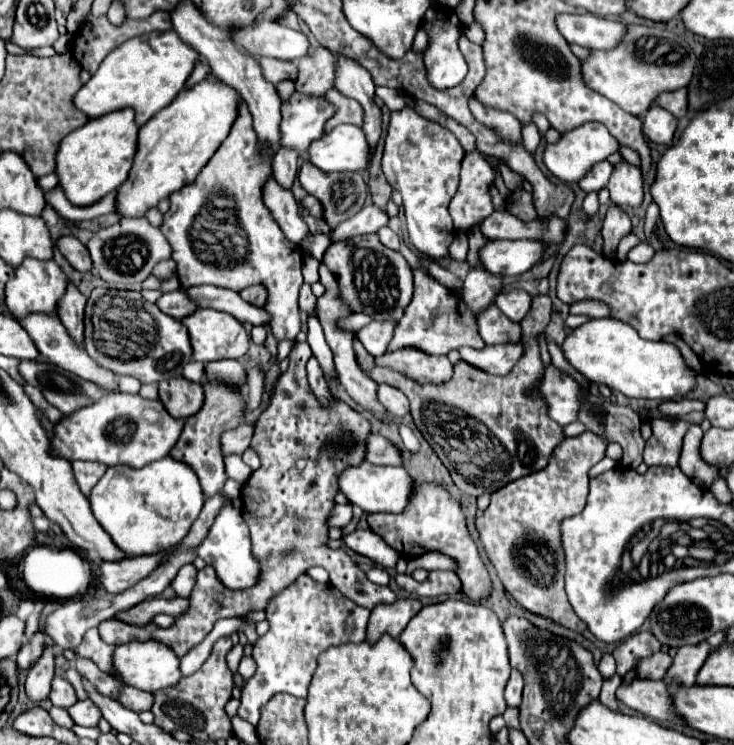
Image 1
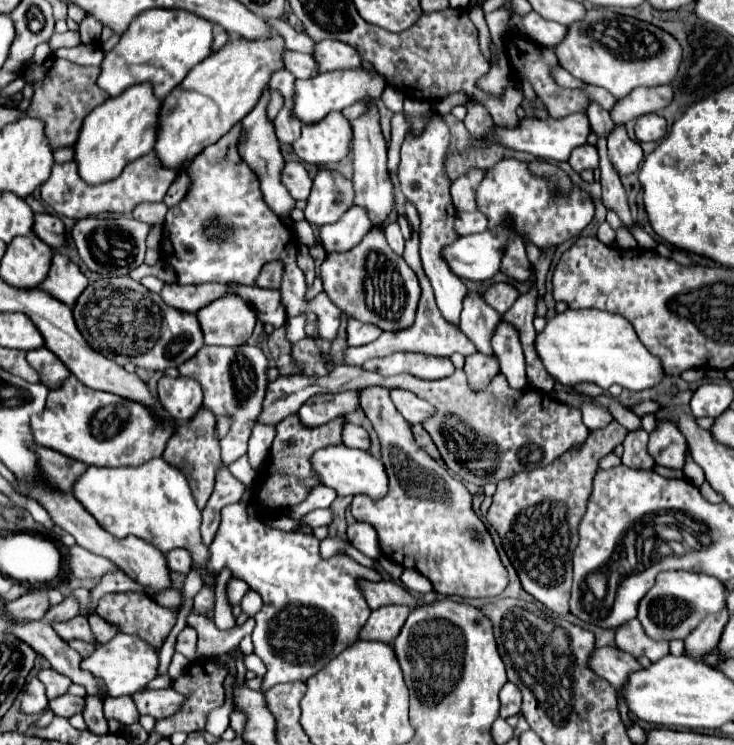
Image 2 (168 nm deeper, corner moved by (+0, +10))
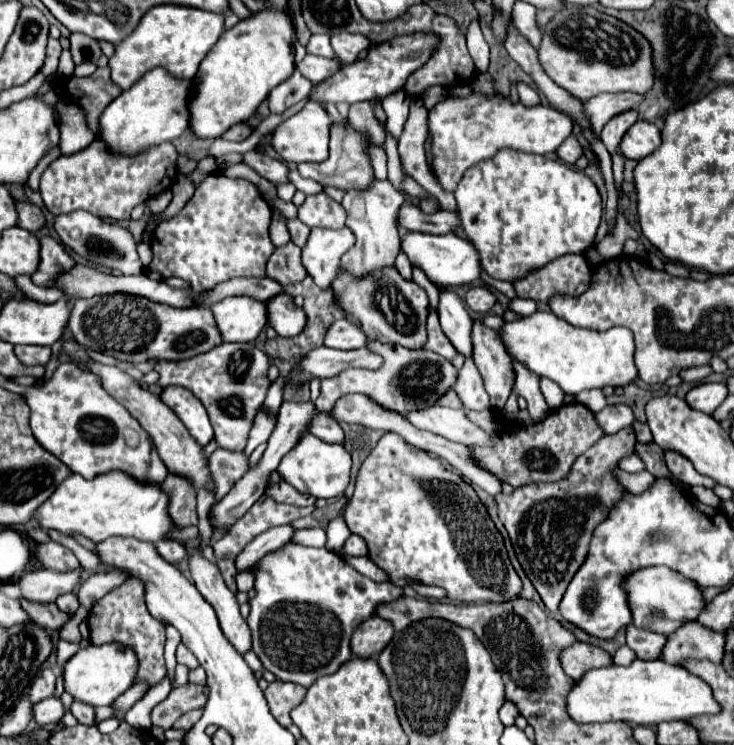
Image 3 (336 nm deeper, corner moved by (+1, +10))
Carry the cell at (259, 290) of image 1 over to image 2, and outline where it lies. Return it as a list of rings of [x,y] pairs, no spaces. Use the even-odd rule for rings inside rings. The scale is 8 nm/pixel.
[[[279,260],[265,264],[265,268],[261,270],[261,276],[257,278],[257,286],[261,286],[261,288],[279,288],[281,278],[283,278],[283,270],[285,270],[285,264],[279,262]]]

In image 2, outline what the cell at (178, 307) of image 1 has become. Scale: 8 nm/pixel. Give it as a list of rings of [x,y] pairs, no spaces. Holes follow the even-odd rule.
[[[165,284],[161,298],[165,304],[185,310],[185,312],[199,312],[203,306],[211,304],[213,300],[225,296],[229,292],[229,284],[201,284],[201,286],[181,286],[181,284]]]

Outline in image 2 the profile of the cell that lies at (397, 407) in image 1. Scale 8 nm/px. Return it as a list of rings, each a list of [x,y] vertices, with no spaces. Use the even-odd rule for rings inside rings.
[[[391,390],[391,400],[409,424],[423,424],[437,412],[429,402],[417,398],[409,390]]]

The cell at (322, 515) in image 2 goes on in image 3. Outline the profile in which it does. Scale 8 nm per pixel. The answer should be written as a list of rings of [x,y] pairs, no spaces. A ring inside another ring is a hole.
[[[282,524],[282,526],[270,528],[270,530],[266,530],[264,534],[256,536],[256,538],[244,548],[244,552],[236,558],[236,568],[238,568],[240,572],[248,570],[248,568],[250,568],[252,564],[256,564],[264,554],[268,554],[268,552],[280,548],[282,544],[290,542],[292,536],[294,536],[294,532],[296,532],[296,528],[294,528],[292,524]]]

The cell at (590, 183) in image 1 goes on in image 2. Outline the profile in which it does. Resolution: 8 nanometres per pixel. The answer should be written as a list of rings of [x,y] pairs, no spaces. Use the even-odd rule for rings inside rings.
[[[583,144],[579,148],[575,148],[567,160],[571,164],[571,168],[575,172],[581,172],[585,168],[595,170],[599,166],[599,156],[597,156],[597,148],[591,144]]]

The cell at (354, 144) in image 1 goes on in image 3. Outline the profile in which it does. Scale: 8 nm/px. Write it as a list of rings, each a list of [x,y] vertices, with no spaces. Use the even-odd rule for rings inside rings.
[[[306,102],[300,112],[296,112],[292,118],[284,120],[276,130],[272,138],[272,146],[280,154],[282,160],[300,164],[300,162],[320,162],[328,158],[328,140],[330,140],[330,128],[332,118],[318,102]]]

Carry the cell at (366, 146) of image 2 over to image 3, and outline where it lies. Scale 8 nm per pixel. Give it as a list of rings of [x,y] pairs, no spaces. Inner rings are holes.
[[[374,178],[372,184],[368,184],[368,190],[352,190],[344,194],[342,206],[348,214],[346,226],[354,232],[356,244],[350,248],[346,256],[342,256],[340,268],[348,270],[352,276],[366,276],[374,268],[390,266],[394,264],[394,258],[400,250],[400,236],[396,228],[396,212],[400,210],[404,198],[400,192],[392,186],[390,180],[378,180]]]

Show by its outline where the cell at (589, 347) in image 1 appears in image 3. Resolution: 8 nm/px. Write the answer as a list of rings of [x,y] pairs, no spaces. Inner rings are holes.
[[[536,312],[532,316],[526,316],[516,322],[508,322],[502,328],[502,342],[506,350],[524,362],[532,372],[538,376],[554,380],[566,394],[580,394],[582,390],[592,390],[592,388],[604,388],[604,386],[626,386],[628,382],[634,382],[638,378],[636,366],[634,366],[634,338],[628,328],[608,328],[604,332],[600,330],[588,330],[588,328],[578,328],[572,326],[570,322],[558,318],[554,312]]]

